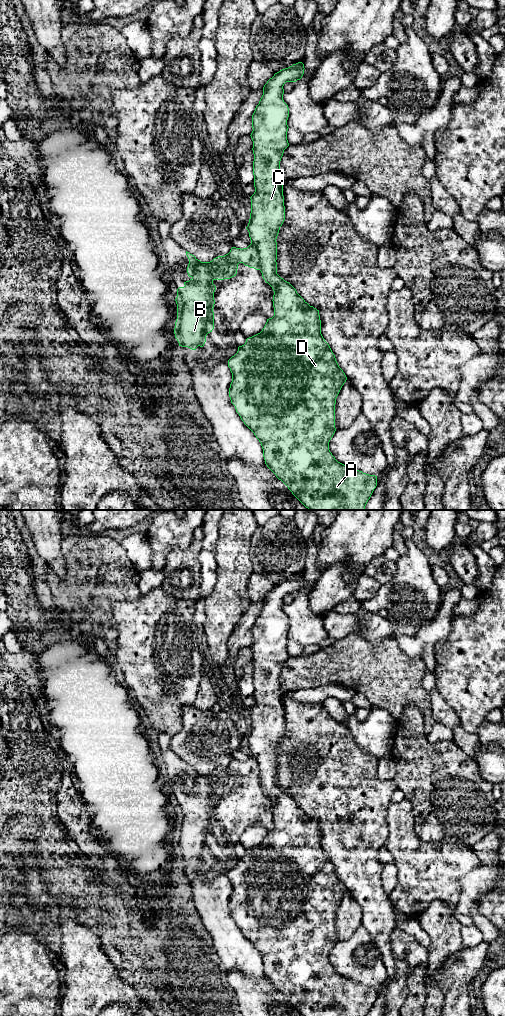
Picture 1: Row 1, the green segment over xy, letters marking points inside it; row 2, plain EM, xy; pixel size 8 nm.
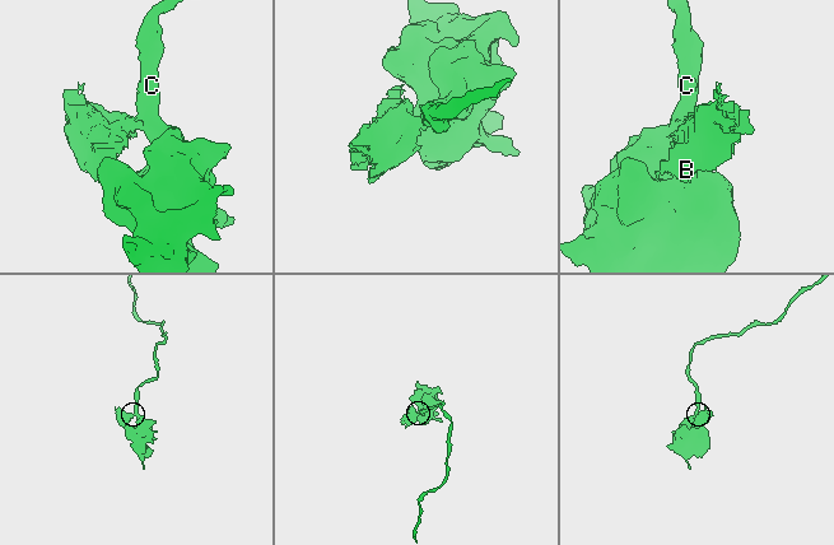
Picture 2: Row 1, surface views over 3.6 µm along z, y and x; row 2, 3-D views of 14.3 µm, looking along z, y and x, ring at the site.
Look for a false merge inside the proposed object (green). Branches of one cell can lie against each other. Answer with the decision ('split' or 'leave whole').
split

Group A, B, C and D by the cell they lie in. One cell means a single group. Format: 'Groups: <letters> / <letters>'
Groups: A C D / B

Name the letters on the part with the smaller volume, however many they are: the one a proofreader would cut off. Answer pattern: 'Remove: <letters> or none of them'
Remove: B

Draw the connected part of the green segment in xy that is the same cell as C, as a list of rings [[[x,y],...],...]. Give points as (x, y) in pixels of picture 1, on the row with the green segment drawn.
[[[298,62],[292,66],[282,69],[279,72],[275,73],[272,78],[270,78],[263,87],[263,95],[259,101],[259,104],[256,106],[255,111],[252,115],[252,128],[251,138],[253,141],[253,175],[254,175],[254,187],[255,192],[250,197],[251,199],[251,213],[248,226],[246,229],[249,232],[249,237],[251,244],[255,247],[259,255],[260,262],[260,271],[262,277],[266,283],[268,283],[273,291],[273,307],[274,307],[274,316],[267,319],[267,322],[262,329],[262,331],[252,337],[246,339],[244,345],[238,347],[237,353],[228,360],[228,367],[232,373],[232,382],[229,388],[229,397],[231,403],[235,406],[236,412],[239,414],[241,420],[244,424],[254,433],[256,438],[261,443],[263,449],[263,457],[267,467],[276,475],[276,477],[281,480],[292,494],[309,510],[365,510],[365,506],[370,499],[374,489],[377,486],[377,476],[369,475],[363,473],[362,471],[353,469],[349,466],[346,466],[338,462],[332,453],[329,450],[329,442],[333,437],[336,428],[335,428],[335,404],[336,398],[347,380],[347,377],[343,370],[339,367],[335,355],[333,354],[329,344],[325,341],[321,334],[321,320],[319,315],[319,310],[310,306],[296,291],[296,289],[283,278],[277,274],[277,236],[285,220],[285,206],[284,206],[284,196],[283,196],[283,184],[284,180],[280,172],[280,161],[283,156],[284,150],[289,146],[287,140],[287,131],[288,125],[287,120],[289,117],[289,108],[288,105],[283,100],[284,89],[283,86],[286,82],[296,82],[300,80],[304,74],[304,64]]]

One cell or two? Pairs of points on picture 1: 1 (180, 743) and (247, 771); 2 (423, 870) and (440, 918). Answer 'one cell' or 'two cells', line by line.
1: two cells
2: two cells

